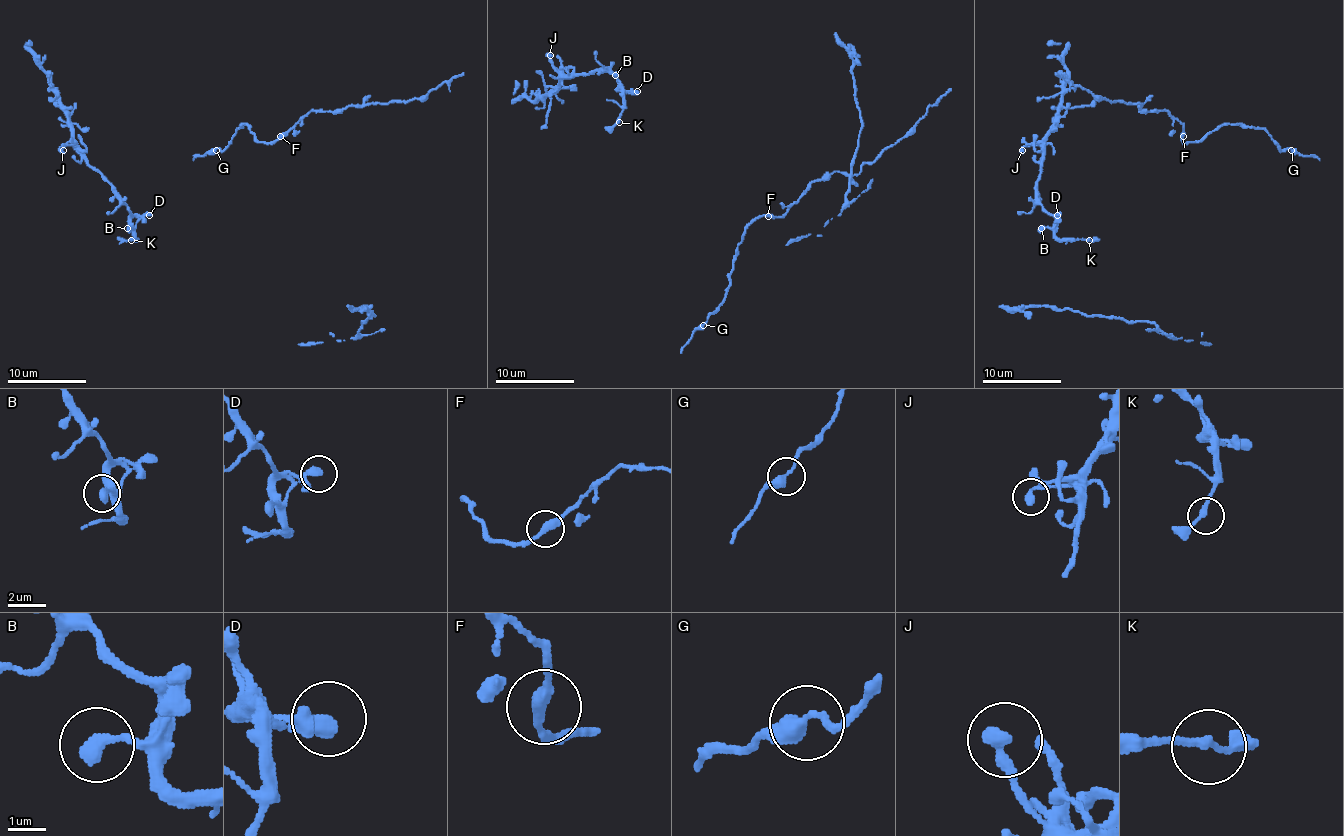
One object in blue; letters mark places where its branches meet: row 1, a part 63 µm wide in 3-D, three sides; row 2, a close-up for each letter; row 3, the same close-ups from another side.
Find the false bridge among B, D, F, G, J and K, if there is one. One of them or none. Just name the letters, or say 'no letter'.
no letter

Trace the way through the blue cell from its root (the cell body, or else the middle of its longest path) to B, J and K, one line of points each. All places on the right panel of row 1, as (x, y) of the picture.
B: (1061, 213), (1051, 226), (1041, 228)
J: (1061, 213), (1049, 213), (1038, 199), (1041, 148), (1024, 146), (1022, 150)
K: (1061, 213), (1055, 224), (1055, 234), (1059, 238), (1089, 240)

